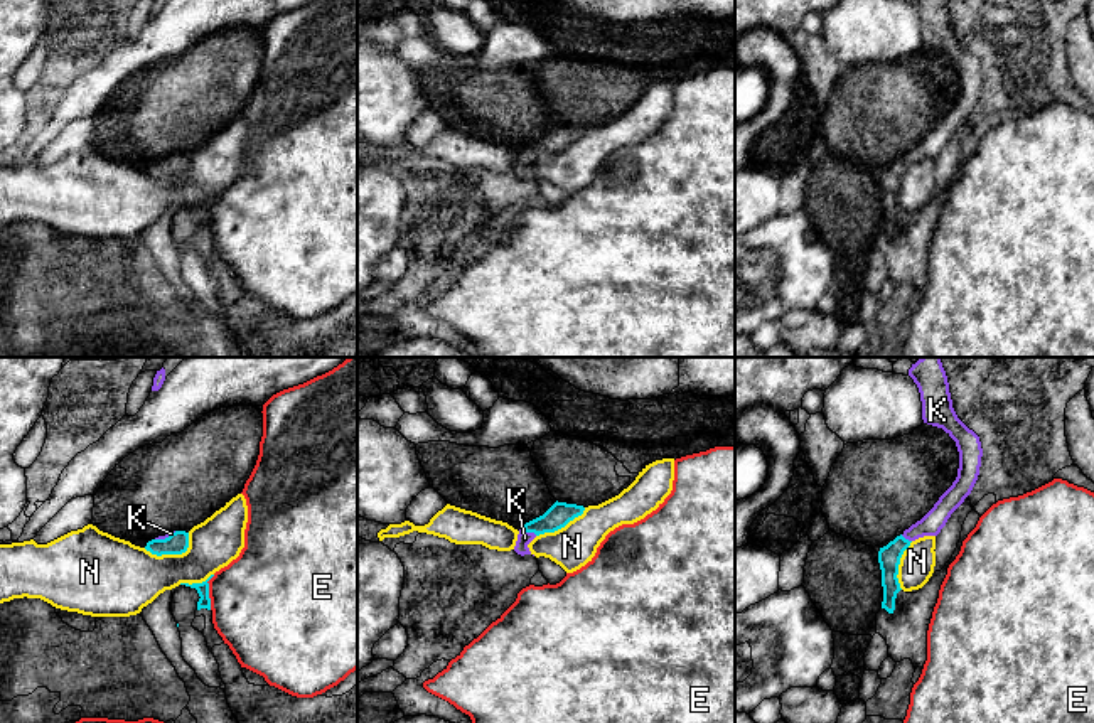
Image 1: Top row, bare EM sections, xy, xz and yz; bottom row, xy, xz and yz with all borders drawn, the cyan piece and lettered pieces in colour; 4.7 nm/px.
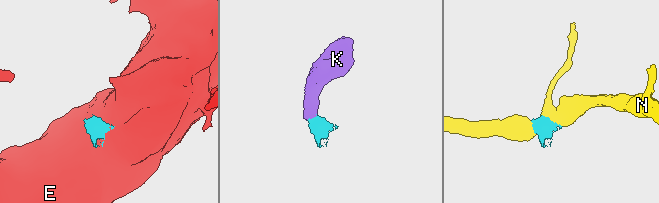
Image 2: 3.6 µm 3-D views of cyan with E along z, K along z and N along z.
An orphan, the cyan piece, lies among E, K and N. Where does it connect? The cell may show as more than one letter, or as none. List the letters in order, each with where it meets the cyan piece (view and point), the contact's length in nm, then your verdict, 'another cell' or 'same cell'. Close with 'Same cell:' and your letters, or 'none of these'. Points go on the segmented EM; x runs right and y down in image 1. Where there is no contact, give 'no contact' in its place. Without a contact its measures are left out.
E: meets cyan in xy at (208, 592); contact 170 nm long; another cell
K: meets cyan in xz at (530, 531); contact 80 nm long; same cell
N: meets cyan in xy at (172, 553); contact 240 nm long; another cell
Same cell: K

